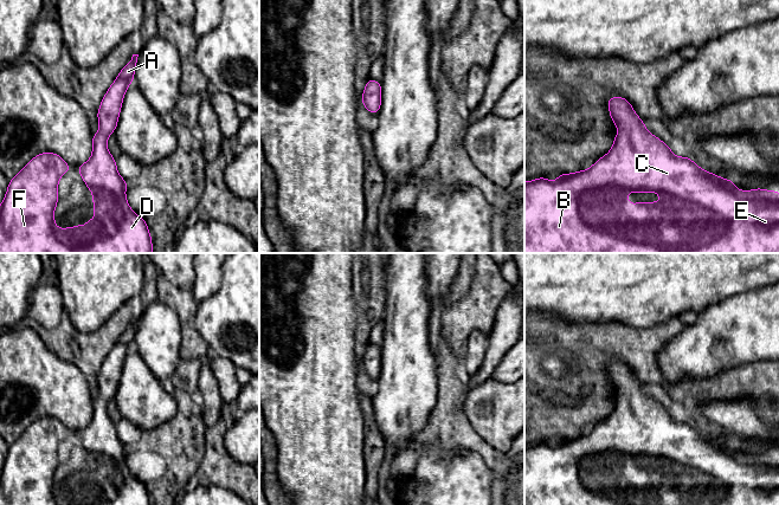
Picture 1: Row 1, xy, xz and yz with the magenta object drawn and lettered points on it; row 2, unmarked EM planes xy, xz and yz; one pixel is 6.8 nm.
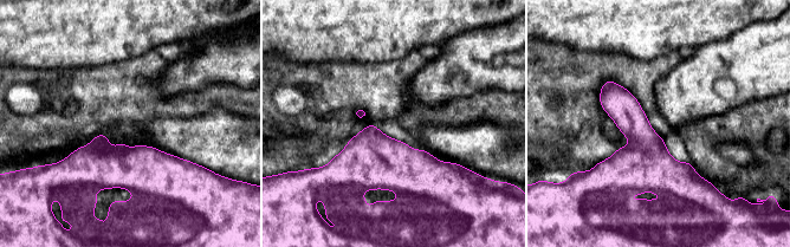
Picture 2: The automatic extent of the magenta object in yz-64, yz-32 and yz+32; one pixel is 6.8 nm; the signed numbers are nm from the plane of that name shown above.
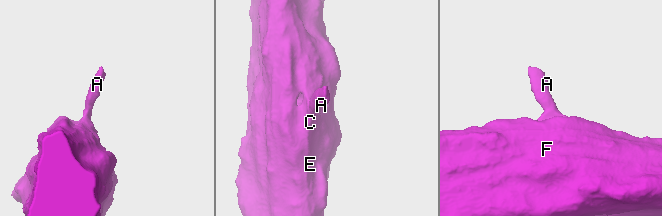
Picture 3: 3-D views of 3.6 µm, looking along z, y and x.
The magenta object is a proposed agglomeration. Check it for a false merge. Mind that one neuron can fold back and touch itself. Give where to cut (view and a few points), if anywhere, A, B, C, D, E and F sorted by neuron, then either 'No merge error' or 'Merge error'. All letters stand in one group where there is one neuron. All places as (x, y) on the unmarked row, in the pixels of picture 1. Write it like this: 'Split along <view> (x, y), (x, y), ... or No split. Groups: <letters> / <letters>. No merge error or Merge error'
No split. Groups: A B C D E F. No merge error

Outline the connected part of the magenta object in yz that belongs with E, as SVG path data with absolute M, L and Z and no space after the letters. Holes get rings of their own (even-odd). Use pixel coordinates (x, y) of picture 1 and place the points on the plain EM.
M619 361L610 362L607 373L612 387L619 397L613 403L611 415L587 435L579 435L572 439L560 439L553 447L546 442L534 444L532 447L524 446L524 505L779 505L779 458L775 455L765 455L755 453L753 455L739 455L732 445L726 445L719 440L701 434L688 421L678 422L671 417L667 410L655 400L650 399L631 368ZM627 458L658 458L659 467L635 467L627 466Z

